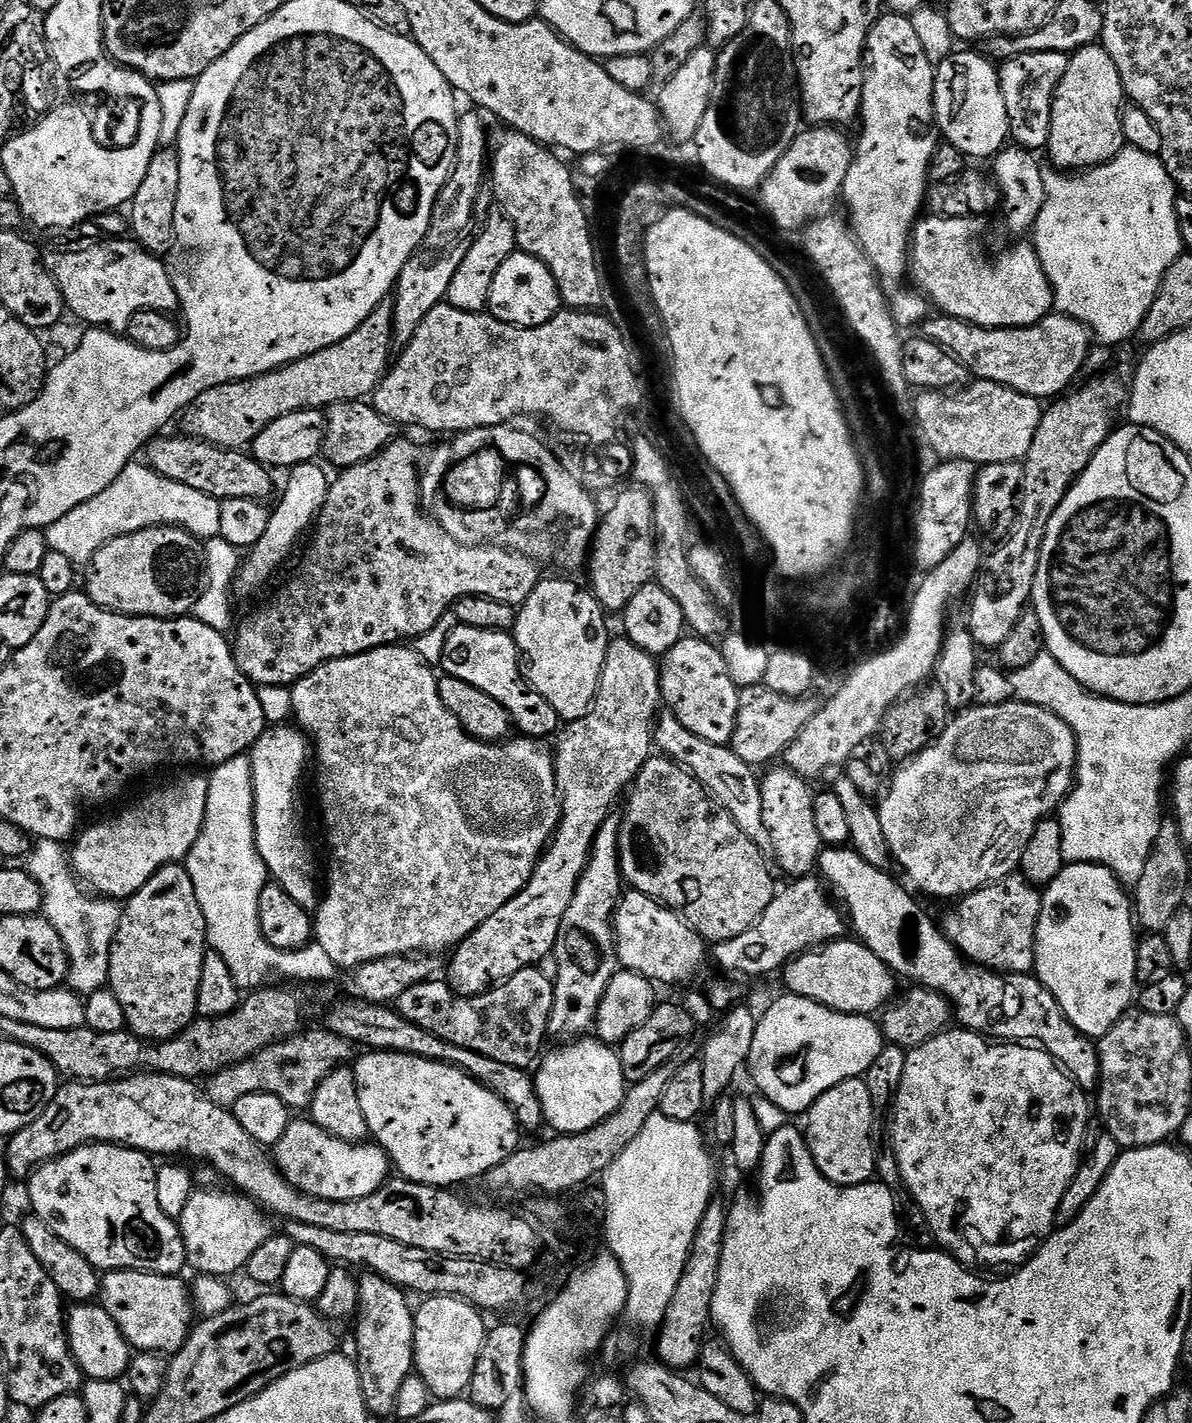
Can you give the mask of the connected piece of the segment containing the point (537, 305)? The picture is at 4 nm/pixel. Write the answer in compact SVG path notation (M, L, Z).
M517 250L510 258L506 258L506 262L502 262L498 274L494 274L494 286L490 286L487 311L495 320L501 320L515 328L533 328L553 320L561 308L558 282L538 258Z

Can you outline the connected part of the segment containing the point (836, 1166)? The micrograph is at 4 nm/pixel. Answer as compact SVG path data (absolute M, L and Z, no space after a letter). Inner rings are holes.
M863 1078L838 1082L822 1098L818 1098L807 1110L808 1125L802 1135L820 1173L839 1188L853 1188L867 1184L877 1175L878 1151L872 1141L872 1119L878 1112L872 1103L870 1090Z

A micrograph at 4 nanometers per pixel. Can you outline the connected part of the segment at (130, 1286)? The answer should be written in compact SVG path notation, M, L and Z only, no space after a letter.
M104 1272L98 1300L110 1318L118 1322L118 1330L122 1330L133 1349L175 1354L186 1343L194 1327L192 1293L189 1285L182 1281L180 1276L159 1276L153 1272Z

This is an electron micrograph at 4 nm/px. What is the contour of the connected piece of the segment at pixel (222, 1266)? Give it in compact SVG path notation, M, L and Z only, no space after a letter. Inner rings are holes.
M216 1190L193 1191L192 1197L186 1202L186 1210L182 1210L178 1217L178 1223L188 1255L187 1267L197 1268L197 1273L206 1276L229 1278L239 1268L240 1271L247 1269L250 1254L262 1246L270 1232L264 1221L265 1213L256 1201L232 1190L212 1191Z

